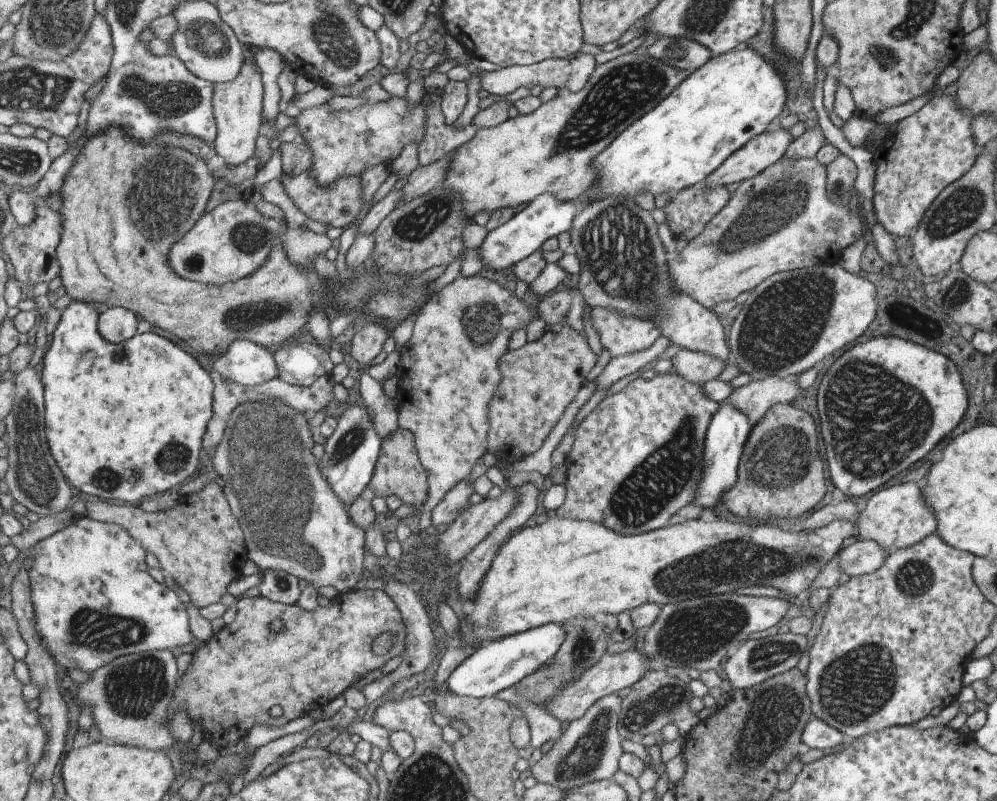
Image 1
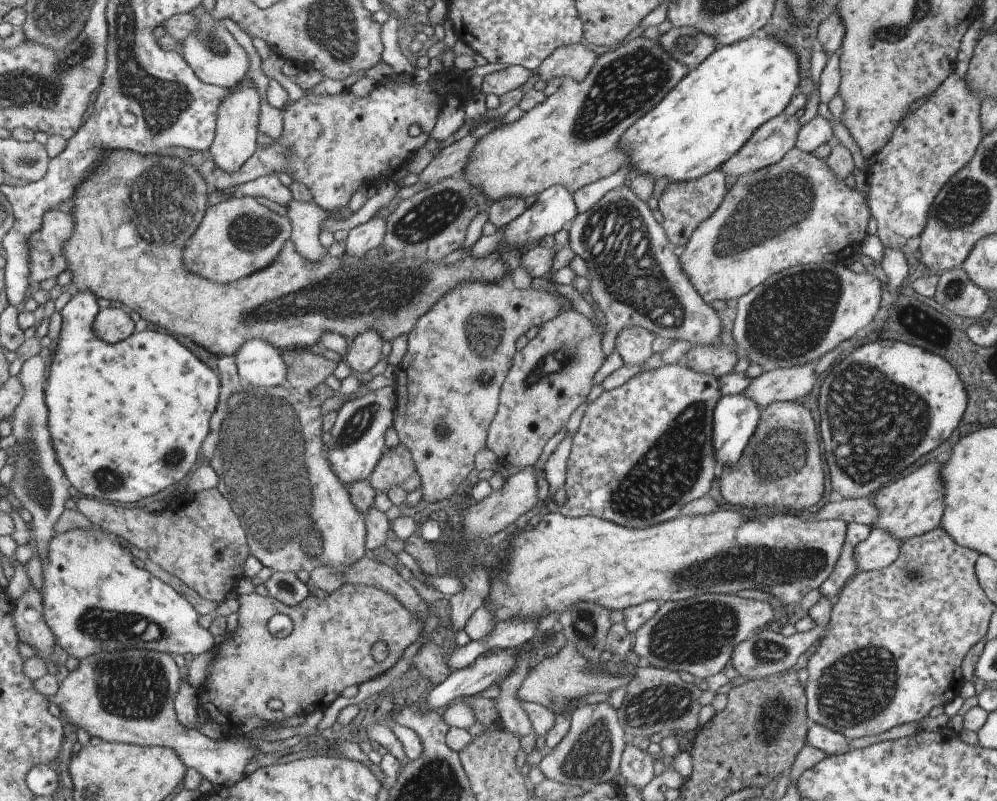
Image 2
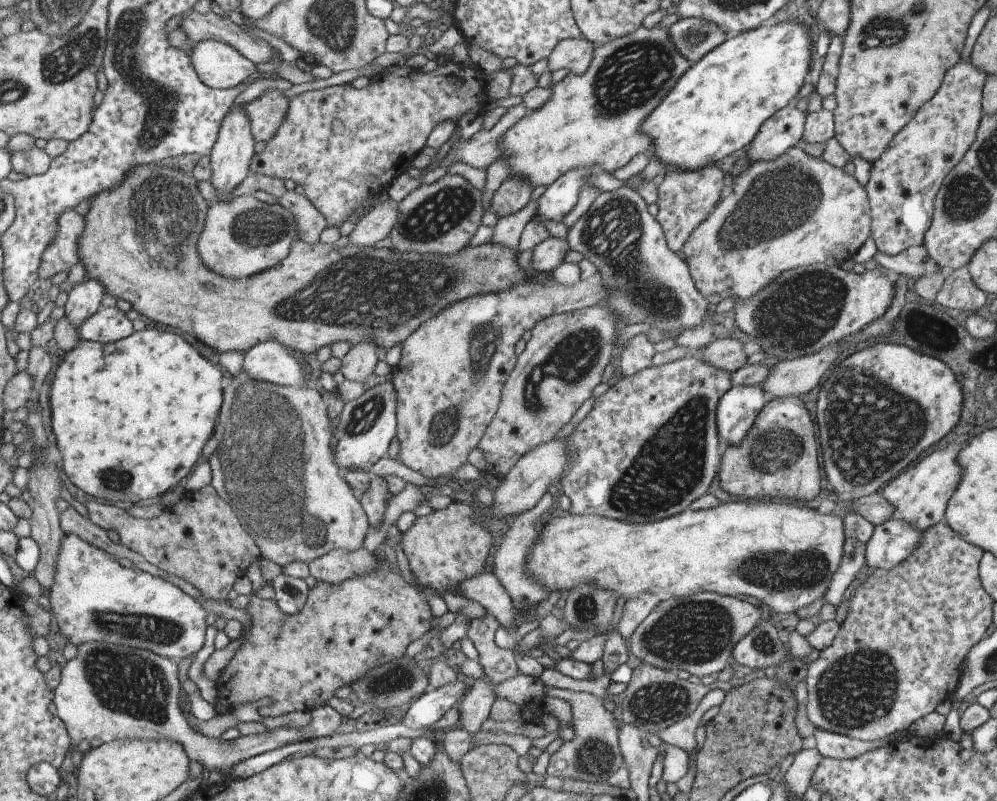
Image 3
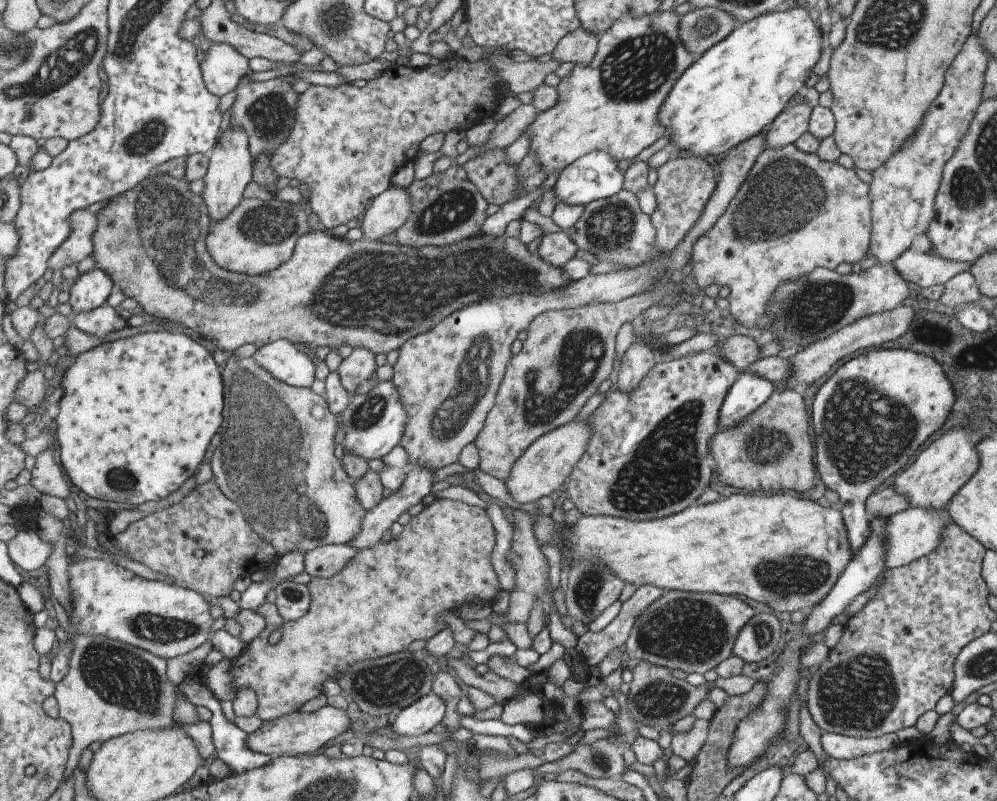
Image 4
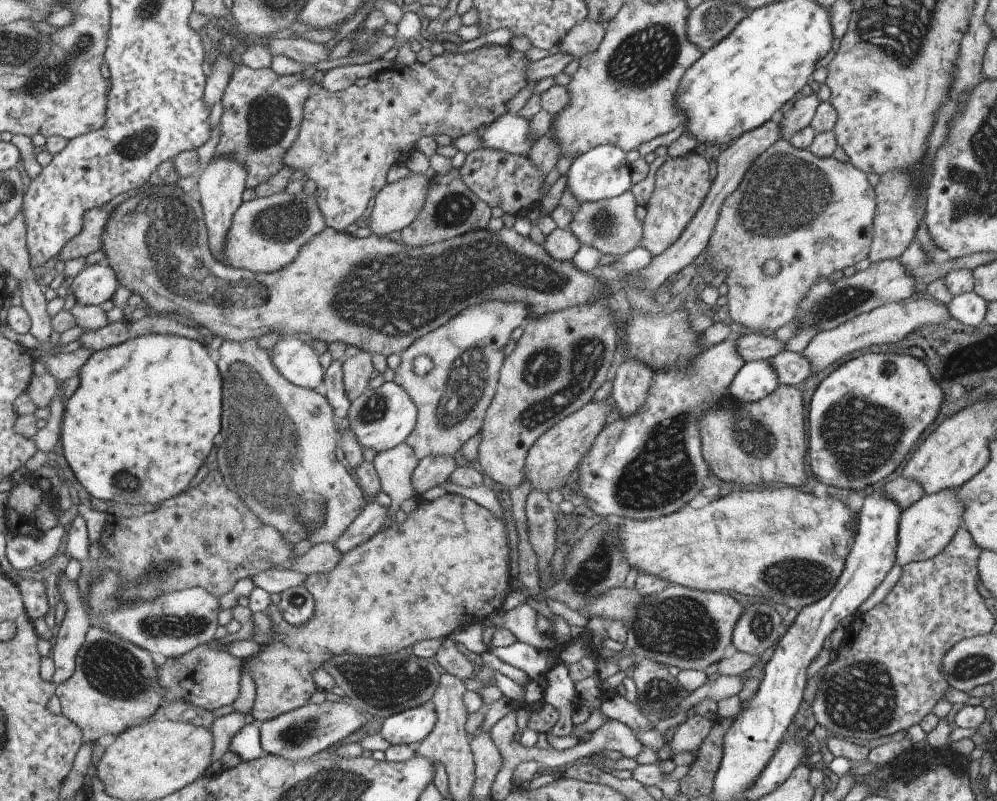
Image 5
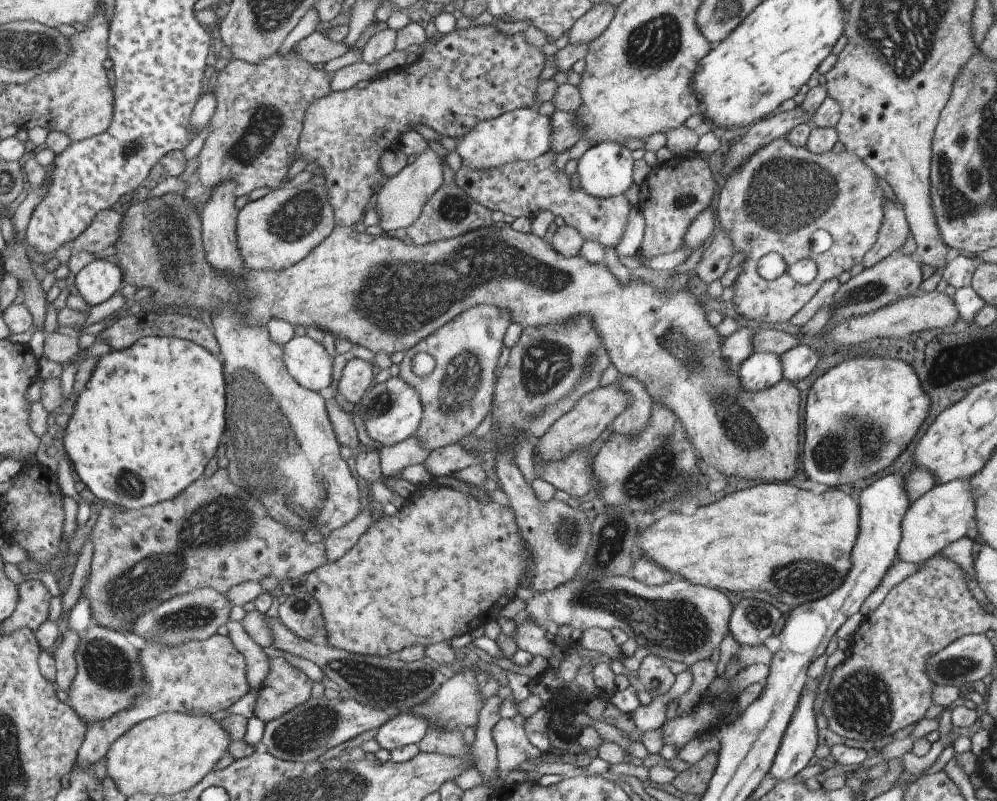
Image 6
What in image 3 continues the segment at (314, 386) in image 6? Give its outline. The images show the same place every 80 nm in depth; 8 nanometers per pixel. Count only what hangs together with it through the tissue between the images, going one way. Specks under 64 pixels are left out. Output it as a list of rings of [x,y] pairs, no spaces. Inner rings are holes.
[[[275,340],[257,342],[243,354],[243,370],[247,376],[256,381],[268,382],[277,386],[304,387],[307,366],[300,364],[291,354],[291,349],[281,346]]]

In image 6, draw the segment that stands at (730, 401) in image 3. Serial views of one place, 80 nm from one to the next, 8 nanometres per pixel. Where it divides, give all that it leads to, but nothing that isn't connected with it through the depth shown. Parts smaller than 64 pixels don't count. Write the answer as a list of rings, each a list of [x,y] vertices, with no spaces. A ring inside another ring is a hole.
[[[751,353],[739,366],[737,376],[742,388],[750,393],[765,390],[782,379],[781,359],[773,353]]]

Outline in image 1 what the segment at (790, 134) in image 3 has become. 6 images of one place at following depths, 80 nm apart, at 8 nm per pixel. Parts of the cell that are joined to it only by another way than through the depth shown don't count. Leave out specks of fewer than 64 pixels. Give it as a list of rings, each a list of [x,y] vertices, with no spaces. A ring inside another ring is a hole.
[[[776,121],[723,160],[714,172],[704,179],[704,182],[707,188],[717,188],[752,178],[761,170],[778,162],[789,144],[791,144],[789,131],[779,126]]]

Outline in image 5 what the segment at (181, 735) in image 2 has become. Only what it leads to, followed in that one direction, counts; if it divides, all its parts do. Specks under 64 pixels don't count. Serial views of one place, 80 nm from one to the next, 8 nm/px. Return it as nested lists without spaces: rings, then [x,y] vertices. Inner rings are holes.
[[[93,626],[87,631],[84,645],[77,653],[77,666],[73,676],[69,681],[58,685],[56,690],[62,714],[79,725],[84,744],[95,743],[105,734],[117,737],[131,727],[150,723],[162,715],[164,686],[160,683],[159,662],[150,650],[126,641],[111,631]],[[323,701],[318,705],[305,704],[259,723],[258,741],[265,754],[294,761],[308,759],[320,750],[329,748],[365,723],[368,716],[359,713],[350,704]]]

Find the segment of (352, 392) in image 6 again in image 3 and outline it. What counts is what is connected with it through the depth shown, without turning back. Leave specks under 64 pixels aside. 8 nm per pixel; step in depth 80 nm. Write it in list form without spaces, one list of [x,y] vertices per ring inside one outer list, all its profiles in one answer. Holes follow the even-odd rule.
[[[361,340],[351,345],[346,356],[340,360],[339,372],[343,380],[363,383],[373,373],[378,362],[375,344],[371,340]]]

